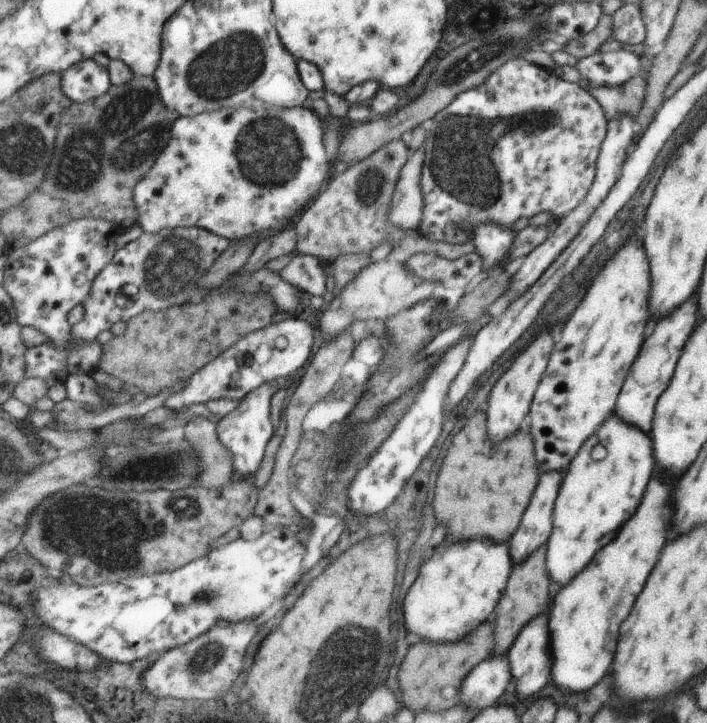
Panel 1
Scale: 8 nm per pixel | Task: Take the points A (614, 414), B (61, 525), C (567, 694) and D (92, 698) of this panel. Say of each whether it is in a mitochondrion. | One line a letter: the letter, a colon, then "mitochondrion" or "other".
A: other
B: mitochondrion
C: other
D: other

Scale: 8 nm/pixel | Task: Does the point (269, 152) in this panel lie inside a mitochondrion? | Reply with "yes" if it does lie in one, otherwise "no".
yes

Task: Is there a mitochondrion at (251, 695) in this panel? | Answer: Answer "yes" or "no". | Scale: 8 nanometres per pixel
no

